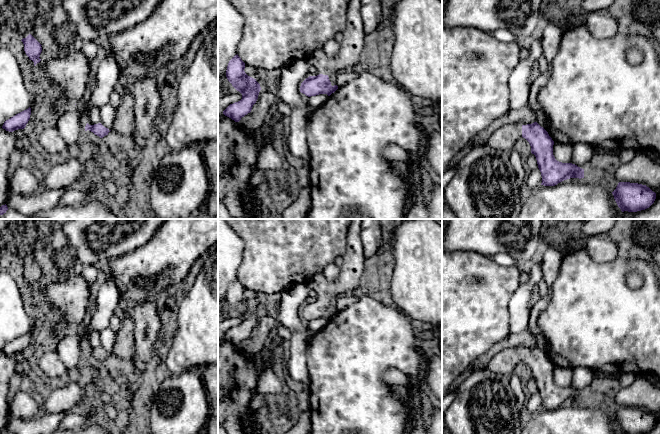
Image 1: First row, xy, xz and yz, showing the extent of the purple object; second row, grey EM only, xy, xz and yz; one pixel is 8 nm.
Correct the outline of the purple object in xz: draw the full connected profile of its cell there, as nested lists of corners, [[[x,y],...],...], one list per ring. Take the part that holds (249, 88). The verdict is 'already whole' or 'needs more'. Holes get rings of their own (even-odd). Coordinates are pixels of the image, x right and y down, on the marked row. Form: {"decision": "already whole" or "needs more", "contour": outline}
{"decision": "already whole", "contour": [[[235,55],[228,63],[226,77],[232,86],[242,94],[242,99],[230,104],[223,114],[235,122],[239,122],[242,117],[251,112],[253,105],[258,99],[261,90],[256,79],[248,76],[245,71],[245,63]]]}

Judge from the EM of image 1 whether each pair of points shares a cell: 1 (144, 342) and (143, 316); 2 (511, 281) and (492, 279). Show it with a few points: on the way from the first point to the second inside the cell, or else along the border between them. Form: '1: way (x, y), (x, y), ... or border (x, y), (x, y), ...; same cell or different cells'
1: way (143, 336), (143, 322); same cell
2: way (506, 281), (497, 281); same cell

